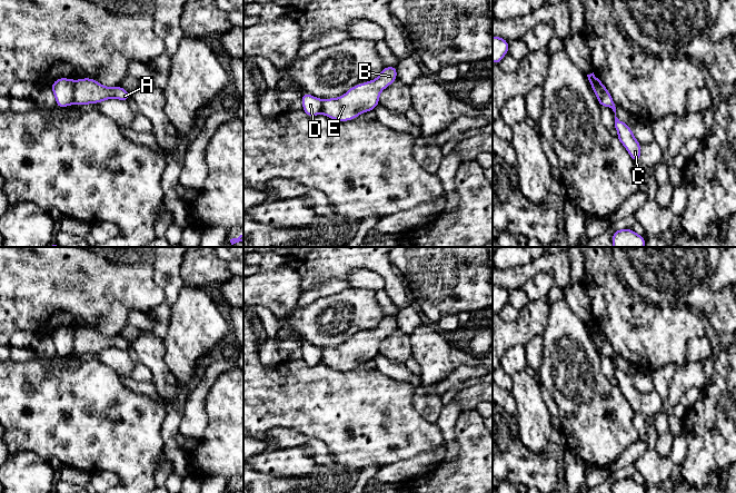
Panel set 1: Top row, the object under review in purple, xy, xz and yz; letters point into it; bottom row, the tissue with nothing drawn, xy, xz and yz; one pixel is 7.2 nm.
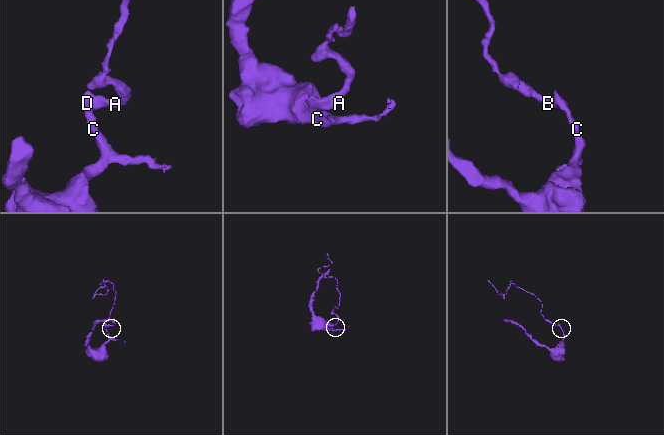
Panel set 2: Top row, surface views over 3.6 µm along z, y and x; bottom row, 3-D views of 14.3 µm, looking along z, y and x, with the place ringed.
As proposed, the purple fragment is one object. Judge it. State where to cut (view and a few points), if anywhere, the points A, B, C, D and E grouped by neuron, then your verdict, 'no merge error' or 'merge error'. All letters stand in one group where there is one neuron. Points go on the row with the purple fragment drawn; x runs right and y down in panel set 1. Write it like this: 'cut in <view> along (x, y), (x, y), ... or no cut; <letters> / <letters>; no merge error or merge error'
cut in xy along (75, 81), (72, 102); A B E / C D; merge error

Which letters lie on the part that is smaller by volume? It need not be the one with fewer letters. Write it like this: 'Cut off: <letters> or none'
Cut off: A, B, E

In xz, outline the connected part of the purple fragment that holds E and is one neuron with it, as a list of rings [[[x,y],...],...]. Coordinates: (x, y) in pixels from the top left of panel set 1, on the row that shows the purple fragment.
[[[397,67],[382,68],[371,81],[352,86],[338,98],[322,100],[321,114],[337,121],[349,121],[379,105],[380,92],[397,80]]]

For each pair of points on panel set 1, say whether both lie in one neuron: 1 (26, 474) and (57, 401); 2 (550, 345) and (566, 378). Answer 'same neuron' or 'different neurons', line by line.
1: different neurons
2: same neuron

